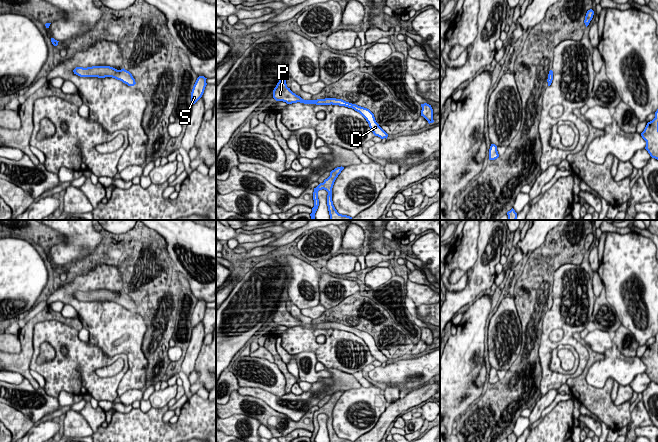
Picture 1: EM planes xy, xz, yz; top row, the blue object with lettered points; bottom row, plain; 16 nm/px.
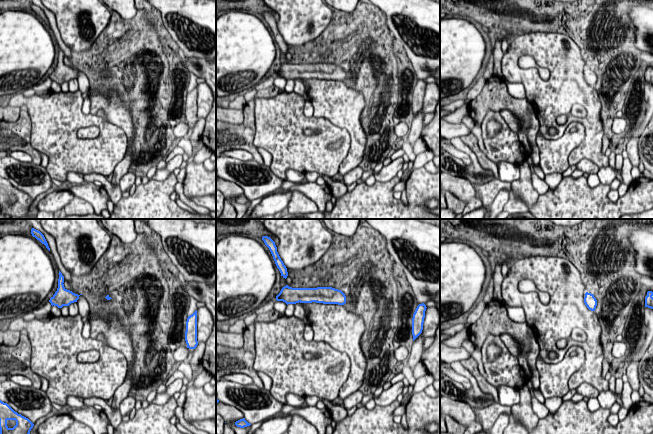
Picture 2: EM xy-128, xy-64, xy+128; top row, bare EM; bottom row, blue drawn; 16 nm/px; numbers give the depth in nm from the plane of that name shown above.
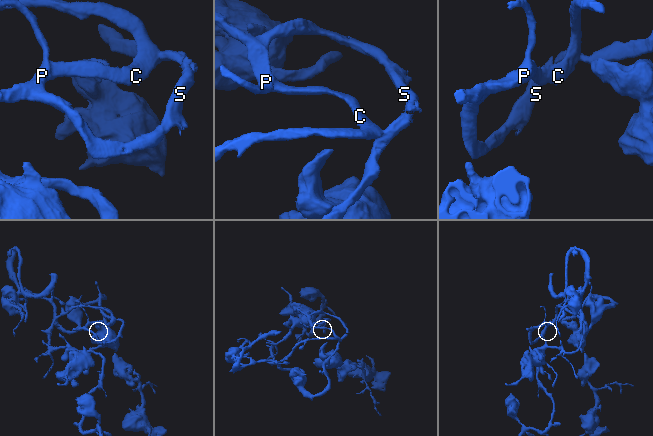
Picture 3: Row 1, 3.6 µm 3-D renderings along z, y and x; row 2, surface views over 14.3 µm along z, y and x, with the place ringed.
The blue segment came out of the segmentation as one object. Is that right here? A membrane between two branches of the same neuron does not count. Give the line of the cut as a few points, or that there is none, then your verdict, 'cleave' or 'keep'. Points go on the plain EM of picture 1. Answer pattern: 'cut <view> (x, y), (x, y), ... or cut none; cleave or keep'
cut none; keep

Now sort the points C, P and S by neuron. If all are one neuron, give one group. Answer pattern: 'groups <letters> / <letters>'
groups C P S

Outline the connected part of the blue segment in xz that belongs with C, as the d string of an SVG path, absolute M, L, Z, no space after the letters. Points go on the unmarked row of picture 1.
M281 300L279 306L274 312L273 322L276 325L283 325L283 326L286 326L287 328L300 326L304 328L316 328L316 329L331 329L332 328L332 329L339 329L339 330L352 332L355 335L359 336L366 343L370 353L372 354L375 360L378 360L381 363L384 363L384 362L387 363L388 361L388 358L379 350L379 348L375 344L374 338L369 333L358 330L356 328L346 326L342 323L336 323L336 322L304 324L300 320L293 317L290 314L290 312L287 311L285 300Z

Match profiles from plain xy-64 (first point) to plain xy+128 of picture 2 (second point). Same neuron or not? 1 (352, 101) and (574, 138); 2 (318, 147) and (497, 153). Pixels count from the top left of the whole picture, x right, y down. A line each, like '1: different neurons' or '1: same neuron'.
1: different neurons
2: same neuron

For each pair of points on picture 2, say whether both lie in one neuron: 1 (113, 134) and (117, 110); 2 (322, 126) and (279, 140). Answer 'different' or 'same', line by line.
1: different
2: same

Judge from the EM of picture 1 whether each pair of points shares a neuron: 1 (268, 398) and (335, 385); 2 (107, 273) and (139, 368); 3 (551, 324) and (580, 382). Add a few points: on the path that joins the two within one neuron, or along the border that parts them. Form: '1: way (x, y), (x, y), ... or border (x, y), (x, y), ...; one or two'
1: way (285, 399), (309, 399), (318, 391); one
2: way (76, 286), (70, 297), (113, 349); one
3: border (588, 355), (584, 369), (565, 382); two

